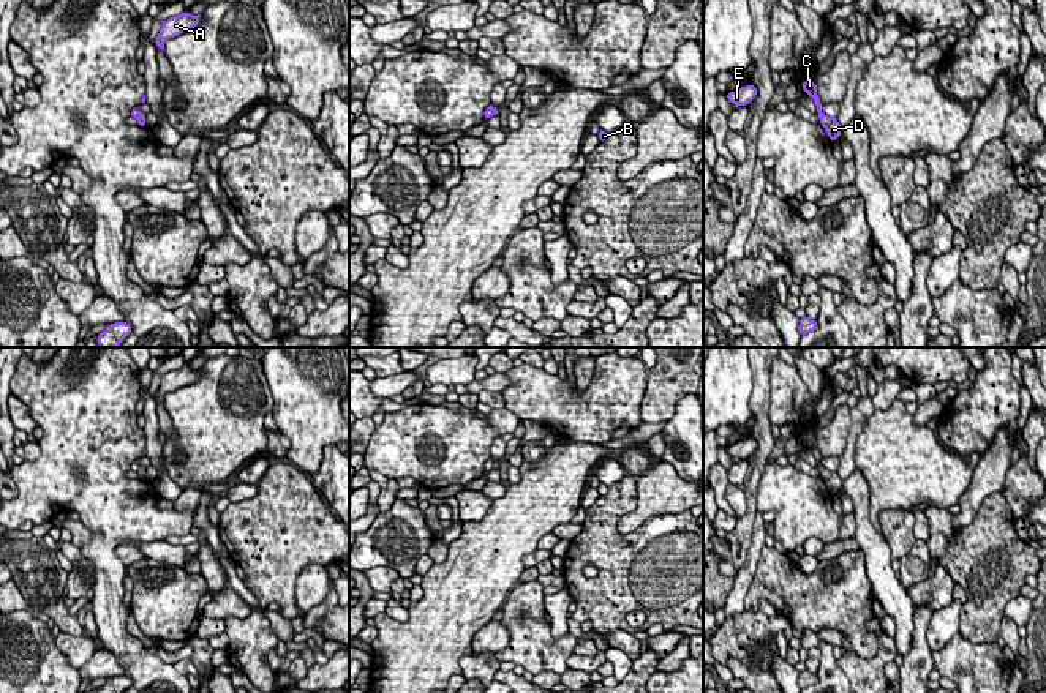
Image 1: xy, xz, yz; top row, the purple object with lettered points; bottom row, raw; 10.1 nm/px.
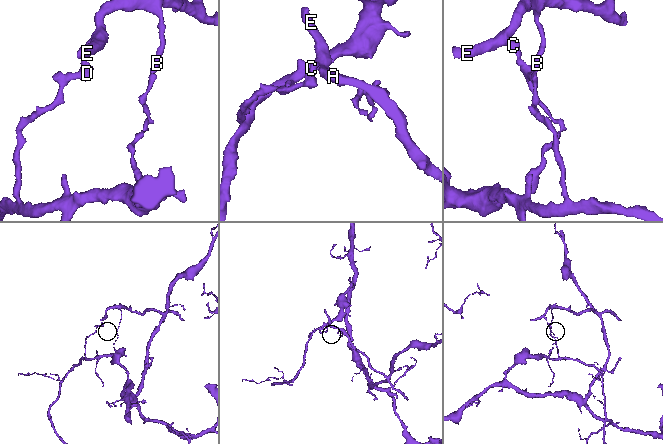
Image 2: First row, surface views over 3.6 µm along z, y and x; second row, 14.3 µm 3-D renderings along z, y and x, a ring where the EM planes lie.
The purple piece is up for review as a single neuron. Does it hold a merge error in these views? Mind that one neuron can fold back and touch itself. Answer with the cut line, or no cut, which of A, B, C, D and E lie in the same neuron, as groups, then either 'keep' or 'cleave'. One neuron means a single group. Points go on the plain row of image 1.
cut yz (820, 464), (817, 468); groups A B C E / D; cleave

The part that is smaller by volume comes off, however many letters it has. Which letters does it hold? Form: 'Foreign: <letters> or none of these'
Foreign: A, B, C, E

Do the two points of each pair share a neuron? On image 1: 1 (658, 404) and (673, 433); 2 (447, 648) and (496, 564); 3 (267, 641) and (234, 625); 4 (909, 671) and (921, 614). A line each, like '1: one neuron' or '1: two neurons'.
1: two neurons
2: one neuron
3: one neuron
4: one neuron

